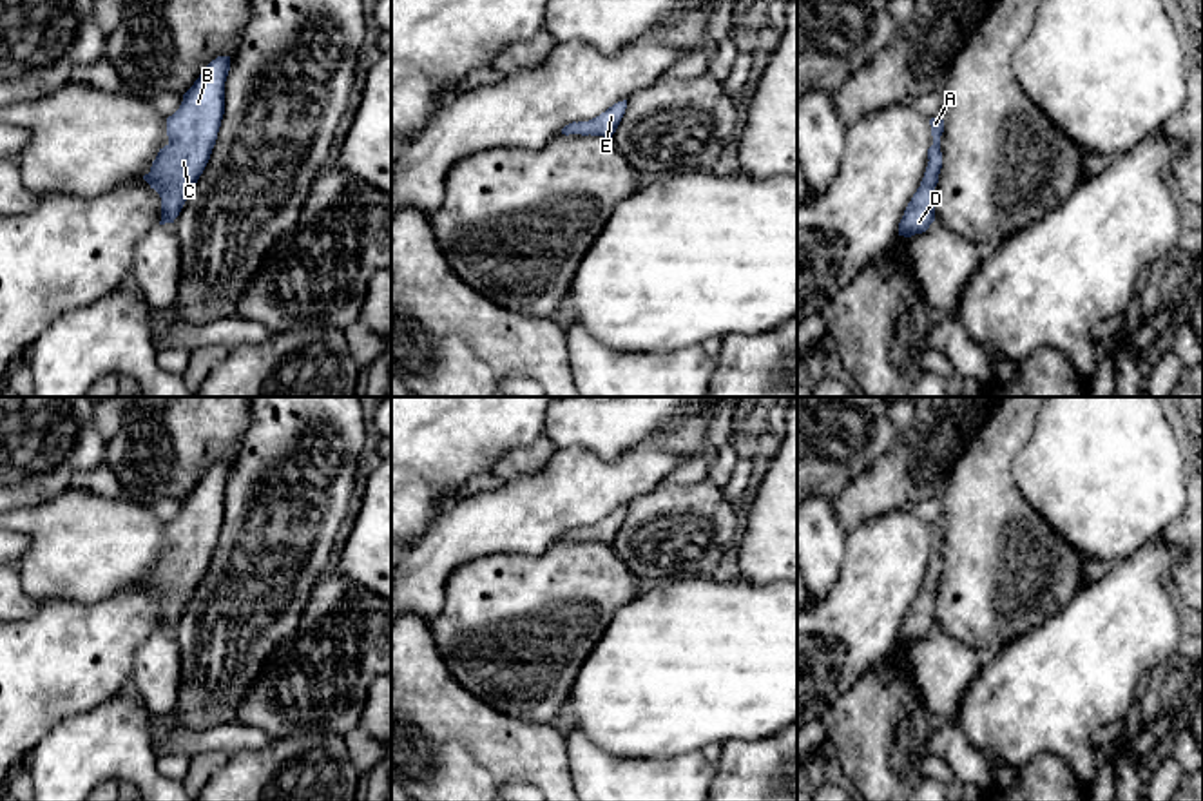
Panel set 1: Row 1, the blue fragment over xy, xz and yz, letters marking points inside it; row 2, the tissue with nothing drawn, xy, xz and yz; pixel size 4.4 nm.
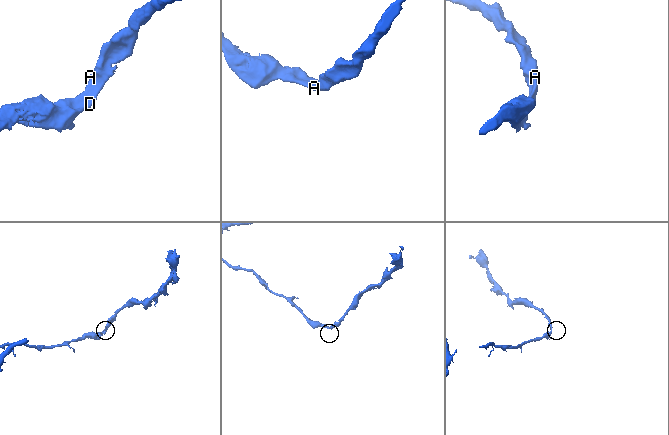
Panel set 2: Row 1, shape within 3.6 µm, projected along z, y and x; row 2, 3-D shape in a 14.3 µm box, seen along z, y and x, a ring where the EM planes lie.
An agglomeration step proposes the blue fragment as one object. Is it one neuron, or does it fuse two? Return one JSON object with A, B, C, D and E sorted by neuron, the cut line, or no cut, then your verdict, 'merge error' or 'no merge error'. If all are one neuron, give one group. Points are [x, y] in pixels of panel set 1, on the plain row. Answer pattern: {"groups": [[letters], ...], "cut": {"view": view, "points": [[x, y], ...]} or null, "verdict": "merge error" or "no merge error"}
{"groups": [["A", "B", "C", "D", "E"]], "cut": null, "verdict": "no merge error"}

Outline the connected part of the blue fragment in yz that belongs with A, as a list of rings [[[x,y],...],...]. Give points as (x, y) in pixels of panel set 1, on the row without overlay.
[[[942,522],[931,524],[933,551],[928,555],[928,573],[920,593],[908,609],[904,622],[899,629],[899,642],[911,643],[922,640],[935,627],[935,593],[942,574],[940,542],[944,538]]]

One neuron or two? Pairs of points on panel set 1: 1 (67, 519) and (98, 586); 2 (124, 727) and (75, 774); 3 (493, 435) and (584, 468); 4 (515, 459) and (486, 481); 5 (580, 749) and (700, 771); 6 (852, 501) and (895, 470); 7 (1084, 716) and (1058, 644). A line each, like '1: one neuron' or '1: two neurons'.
1: one neuron
2: one neuron
3: two neurons
4: two neurons
5: one neuron
6: one neuron
7: one neuron

